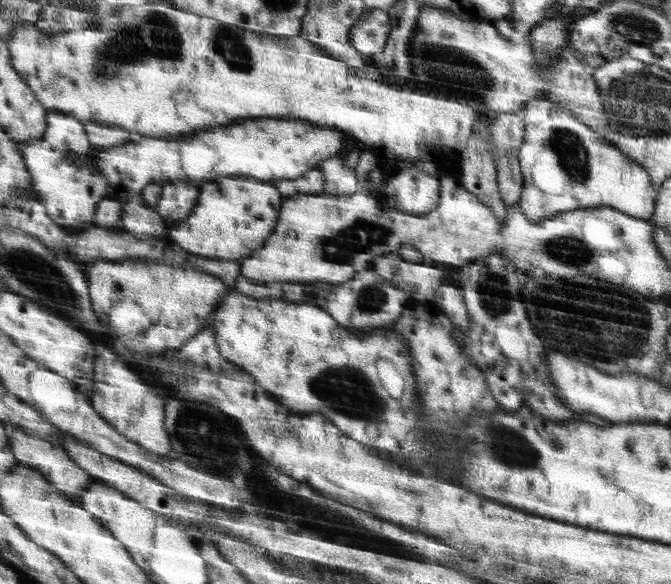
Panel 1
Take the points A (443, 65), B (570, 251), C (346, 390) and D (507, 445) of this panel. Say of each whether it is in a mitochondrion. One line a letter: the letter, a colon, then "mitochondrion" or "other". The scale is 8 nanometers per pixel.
A: mitochondrion
B: mitochondrion
C: mitochondrion
D: mitochondrion

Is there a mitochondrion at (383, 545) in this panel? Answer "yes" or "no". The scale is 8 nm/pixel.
no

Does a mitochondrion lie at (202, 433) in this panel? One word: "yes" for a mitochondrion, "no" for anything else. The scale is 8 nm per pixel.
yes

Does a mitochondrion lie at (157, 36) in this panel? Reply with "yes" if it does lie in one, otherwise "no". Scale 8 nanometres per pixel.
yes

